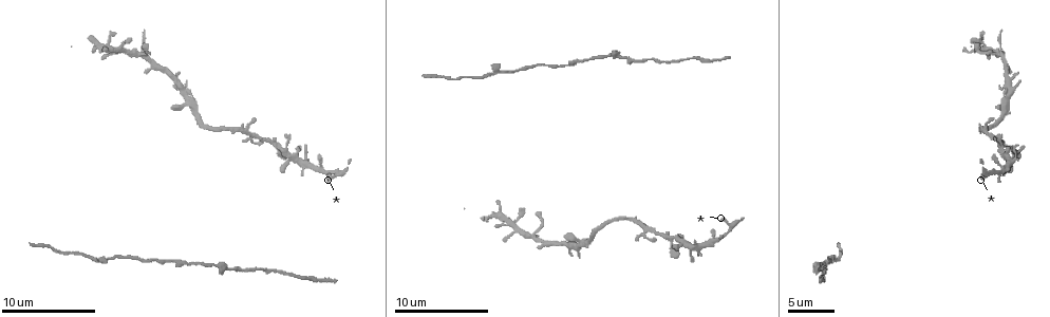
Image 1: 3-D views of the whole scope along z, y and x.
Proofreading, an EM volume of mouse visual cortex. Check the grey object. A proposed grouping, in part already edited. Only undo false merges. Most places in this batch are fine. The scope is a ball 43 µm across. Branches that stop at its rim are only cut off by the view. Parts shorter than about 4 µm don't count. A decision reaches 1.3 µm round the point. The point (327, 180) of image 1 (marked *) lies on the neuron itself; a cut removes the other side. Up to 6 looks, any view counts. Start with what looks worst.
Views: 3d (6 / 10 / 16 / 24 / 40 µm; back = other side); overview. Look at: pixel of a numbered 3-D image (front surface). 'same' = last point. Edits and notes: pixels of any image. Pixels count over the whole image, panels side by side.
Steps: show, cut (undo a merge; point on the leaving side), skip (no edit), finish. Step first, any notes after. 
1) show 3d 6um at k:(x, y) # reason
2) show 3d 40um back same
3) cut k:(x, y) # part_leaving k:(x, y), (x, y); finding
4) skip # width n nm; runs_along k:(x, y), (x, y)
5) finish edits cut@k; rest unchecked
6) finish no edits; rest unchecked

show 3d 10um at 1:(122, 256) # narrows sharply

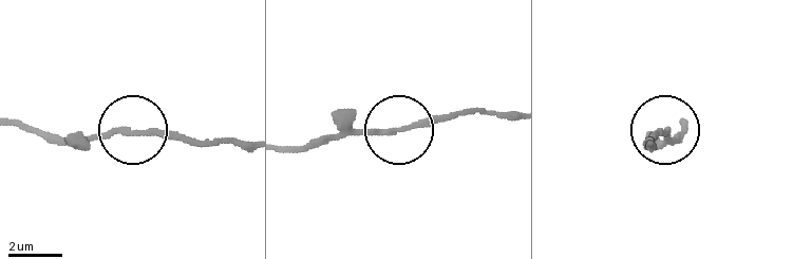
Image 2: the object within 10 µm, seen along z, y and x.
skip # continuous, no second neuron

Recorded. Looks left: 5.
show 3d 16um at 1:(609, 222) # calibre changes

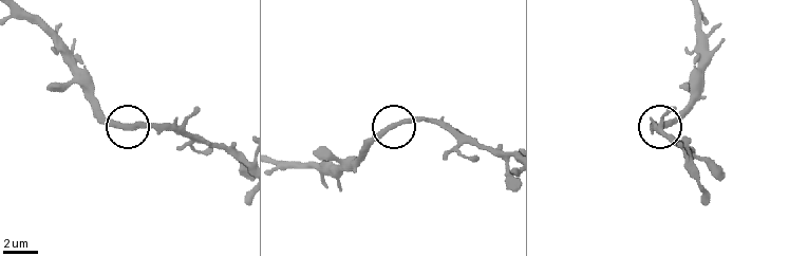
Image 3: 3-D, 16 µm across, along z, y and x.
show 3d 16um back at 3:(127, 124)

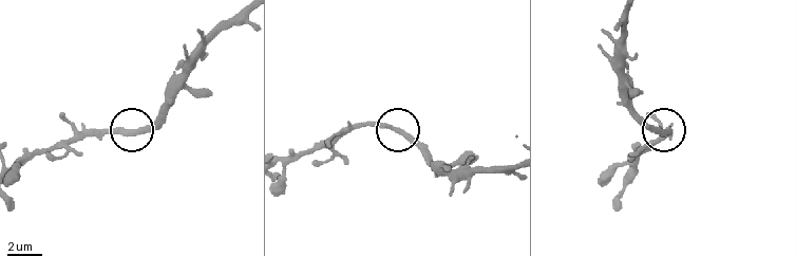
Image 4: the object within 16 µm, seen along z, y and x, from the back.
skip # width 290 nm; all the same neuron

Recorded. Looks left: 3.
show 3d 6um at 1:(254, 269) # sudden change in width

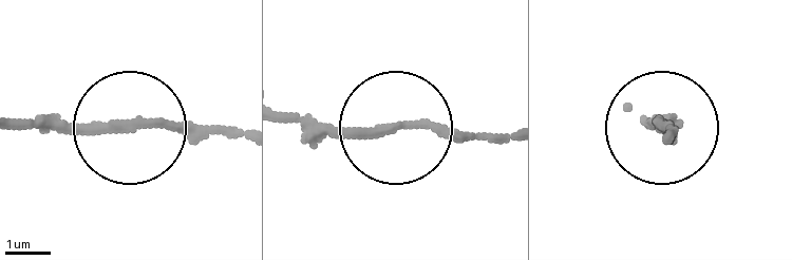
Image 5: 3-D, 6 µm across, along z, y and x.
skip # continuous, no second neuron

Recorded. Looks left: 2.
finish no edits; rest unchecked

